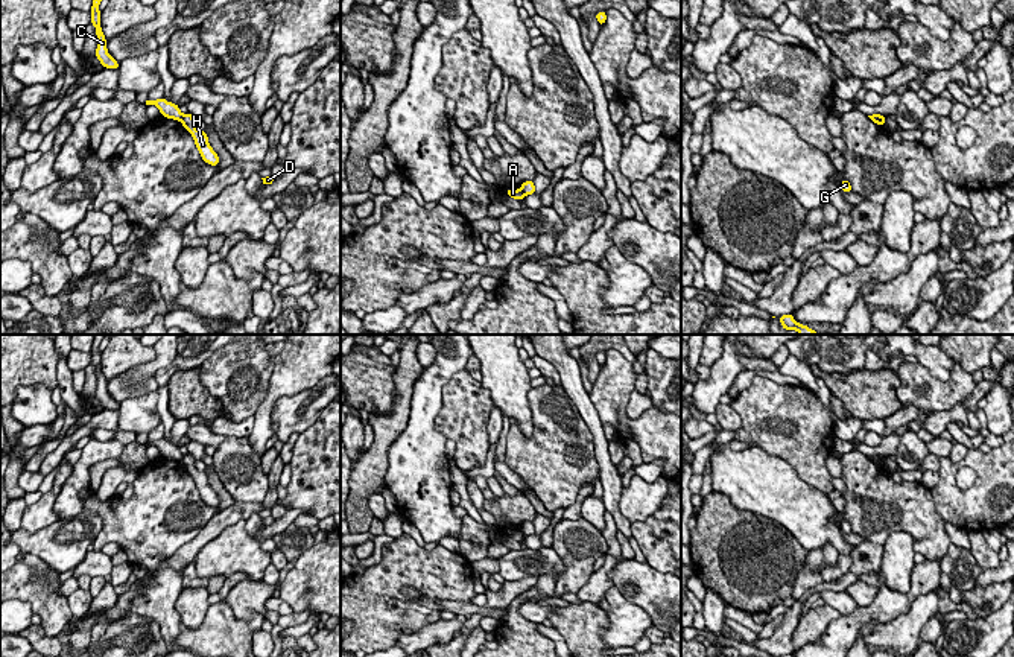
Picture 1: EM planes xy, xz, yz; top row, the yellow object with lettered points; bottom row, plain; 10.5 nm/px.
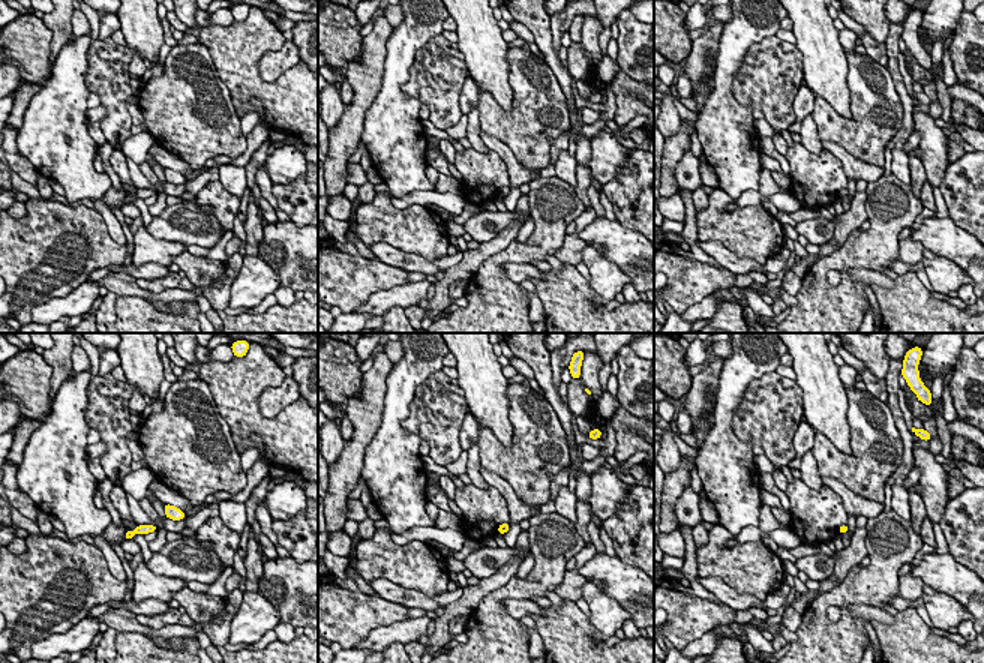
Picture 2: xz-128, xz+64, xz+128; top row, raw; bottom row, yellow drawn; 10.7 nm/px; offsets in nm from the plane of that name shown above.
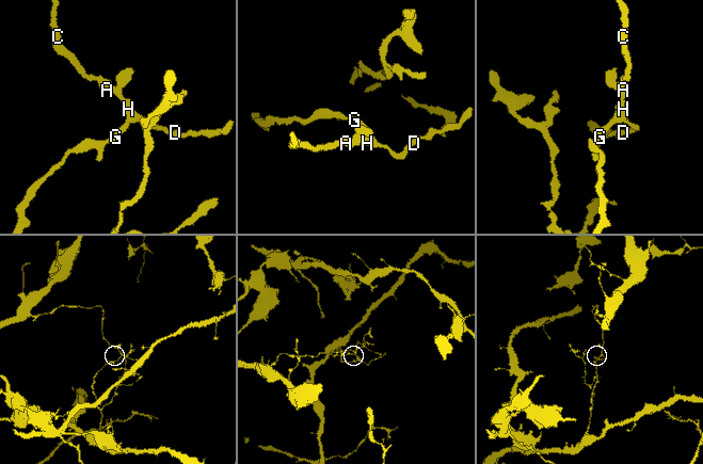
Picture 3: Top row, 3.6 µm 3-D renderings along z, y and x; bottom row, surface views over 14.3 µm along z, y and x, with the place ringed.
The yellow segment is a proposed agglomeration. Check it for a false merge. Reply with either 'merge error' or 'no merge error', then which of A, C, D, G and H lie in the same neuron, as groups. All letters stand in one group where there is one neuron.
merge error; groups A C / D G H

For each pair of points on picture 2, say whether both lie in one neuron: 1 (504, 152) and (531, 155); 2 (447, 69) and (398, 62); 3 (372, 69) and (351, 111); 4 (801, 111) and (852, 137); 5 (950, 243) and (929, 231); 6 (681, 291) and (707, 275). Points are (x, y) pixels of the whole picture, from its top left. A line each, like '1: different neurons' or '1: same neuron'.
1: different neurons
2: different neurons
3: same neuron
4: different neurons
5: same neuron
6: same neuron

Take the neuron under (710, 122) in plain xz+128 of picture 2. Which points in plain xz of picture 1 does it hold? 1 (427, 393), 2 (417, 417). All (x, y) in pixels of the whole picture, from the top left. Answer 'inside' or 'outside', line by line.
1: inside
2: inside

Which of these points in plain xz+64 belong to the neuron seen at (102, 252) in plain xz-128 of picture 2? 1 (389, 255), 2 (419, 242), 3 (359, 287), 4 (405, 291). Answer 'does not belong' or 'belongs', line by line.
1: does not belong
2: belongs
3: belongs
4: does not belong

